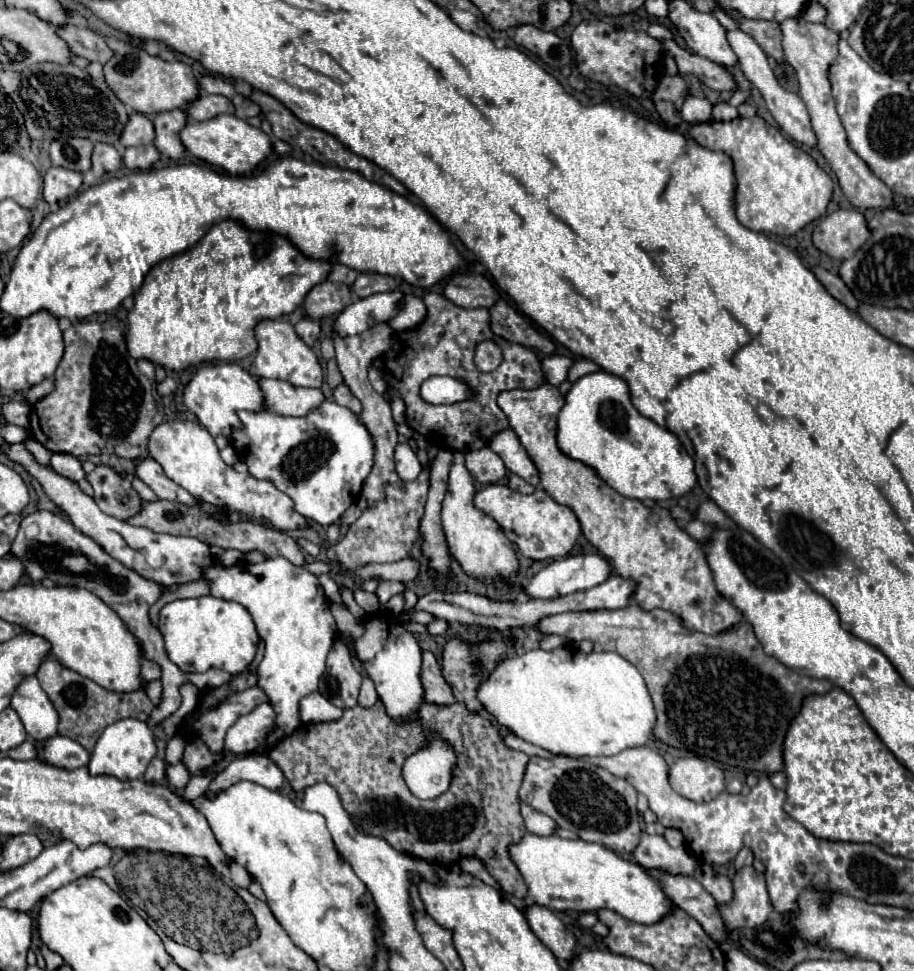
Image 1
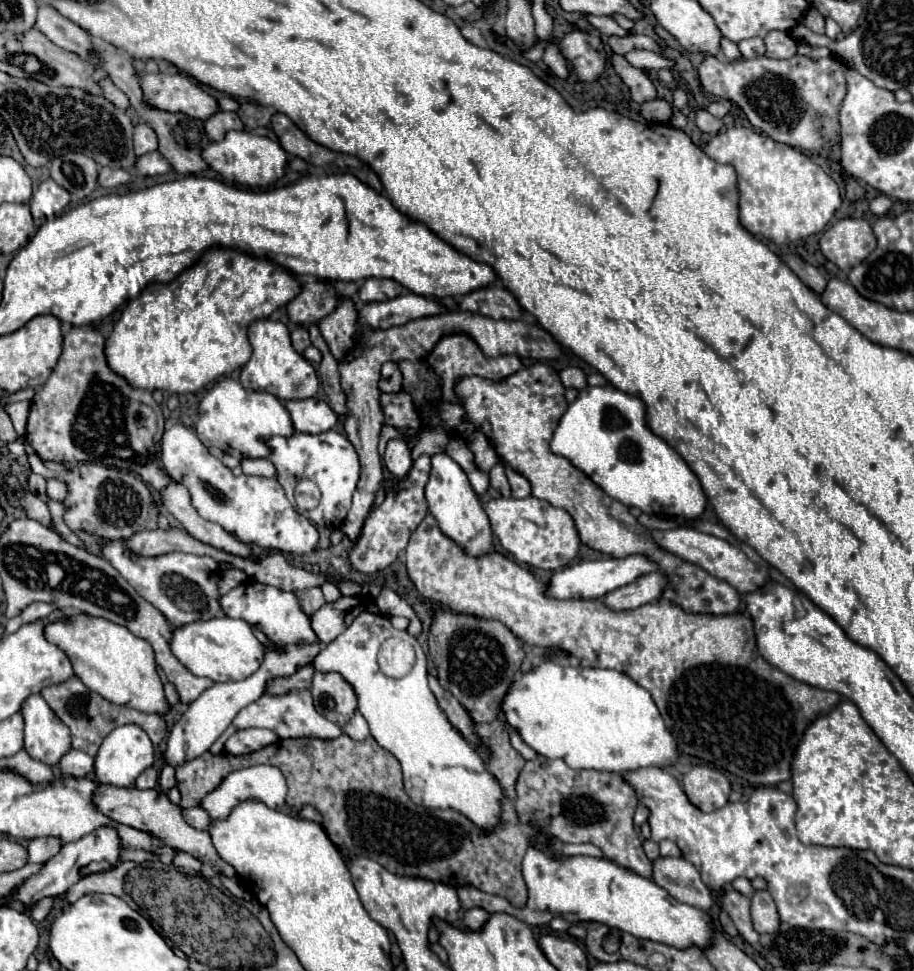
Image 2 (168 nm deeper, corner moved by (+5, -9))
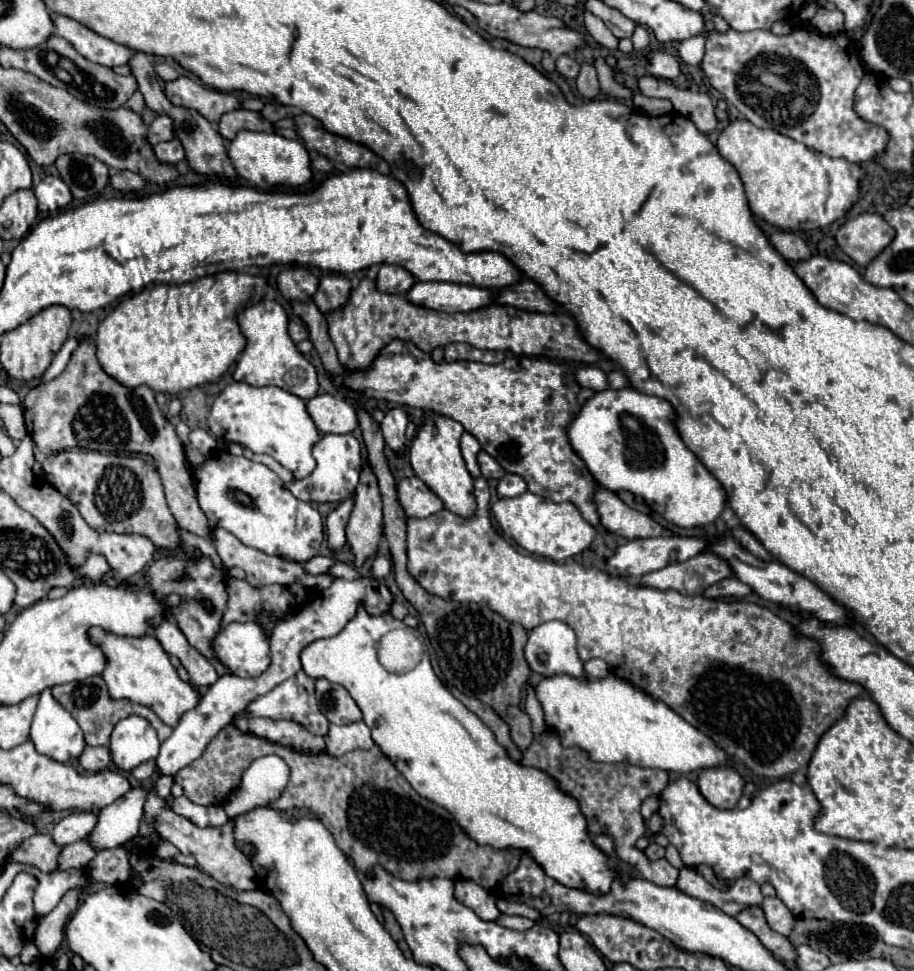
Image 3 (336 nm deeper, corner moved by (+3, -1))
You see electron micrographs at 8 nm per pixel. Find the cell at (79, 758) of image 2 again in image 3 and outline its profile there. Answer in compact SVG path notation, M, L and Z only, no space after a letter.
M85 747L79 761L87 771L103 771L111 763L111 751L109 747Z

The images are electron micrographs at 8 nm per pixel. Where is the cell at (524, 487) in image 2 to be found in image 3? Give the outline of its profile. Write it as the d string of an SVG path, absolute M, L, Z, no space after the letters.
M507 473L497 485L497 495L499 497L517 497L525 491L527 491L527 483L519 475L511 475L511 473Z

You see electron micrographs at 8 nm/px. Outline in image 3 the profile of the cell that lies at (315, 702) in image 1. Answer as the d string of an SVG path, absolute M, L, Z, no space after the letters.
M303 671L295 673L293 677L289 677L287 681L283 681L281 685L277 685L273 691L269 691L267 695L261 695L257 697L249 707L247 711L251 715L257 715L257 717L269 717L269 719L291 719L291 721L297 721L301 725L305 725L311 733L317 733L317 735L327 735L327 729L329 729L329 721L325 719L325 715L319 711L319 705L317 705L317 699L315 699L315 681L311 677L307 677Z

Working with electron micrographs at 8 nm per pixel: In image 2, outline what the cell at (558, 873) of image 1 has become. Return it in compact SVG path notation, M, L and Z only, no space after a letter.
M529 847L523 857L521 869L529 889L529 901L525 909L515 909L507 899L483 893L471 885L463 885L457 889L463 909L481 907L489 913L509 913L519 921L531 925L545 923L547 915L555 917L573 913L579 915L581 921L597 921L631 933L633 937L673 945L679 949L691 945L707 947L713 935L711 919L705 911L675 901L665 889L655 885L651 879L641 877L629 869L623 869L605 857L601 859L589 855L555 857L537 847Z

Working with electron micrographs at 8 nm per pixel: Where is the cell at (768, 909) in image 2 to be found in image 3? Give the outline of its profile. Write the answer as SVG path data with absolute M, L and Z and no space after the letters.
M767 897L763 901L763 913L773 931L777 931L781 935L789 935L793 931L795 917L779 897Z

